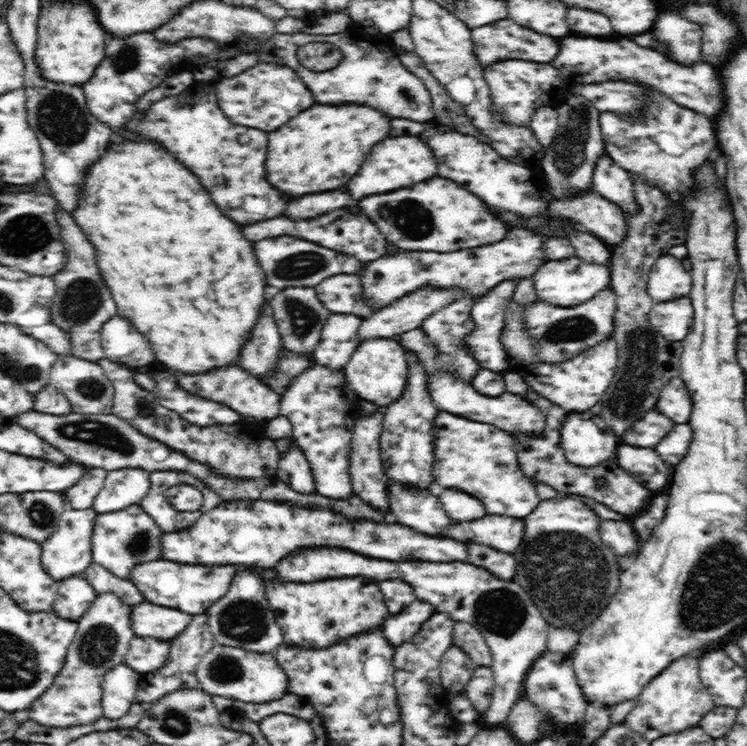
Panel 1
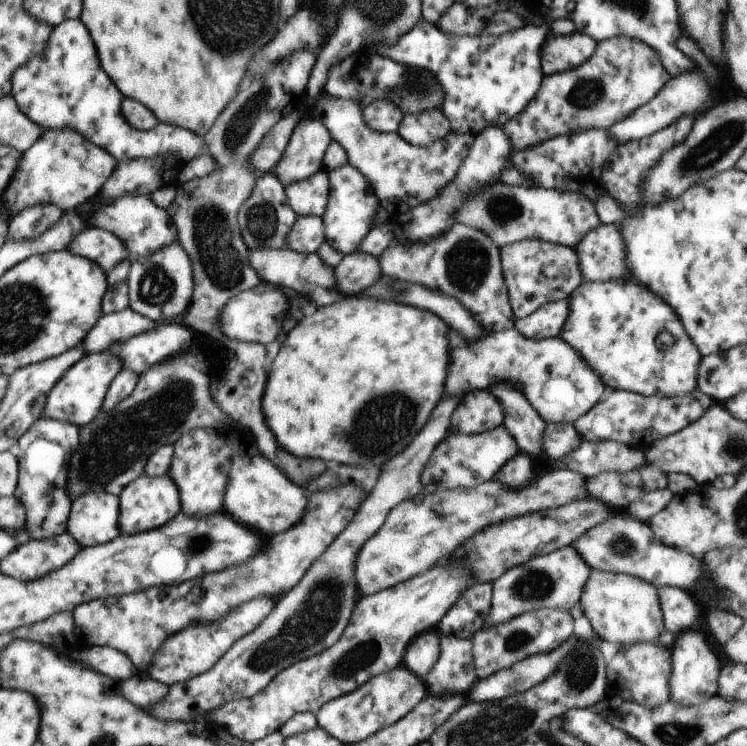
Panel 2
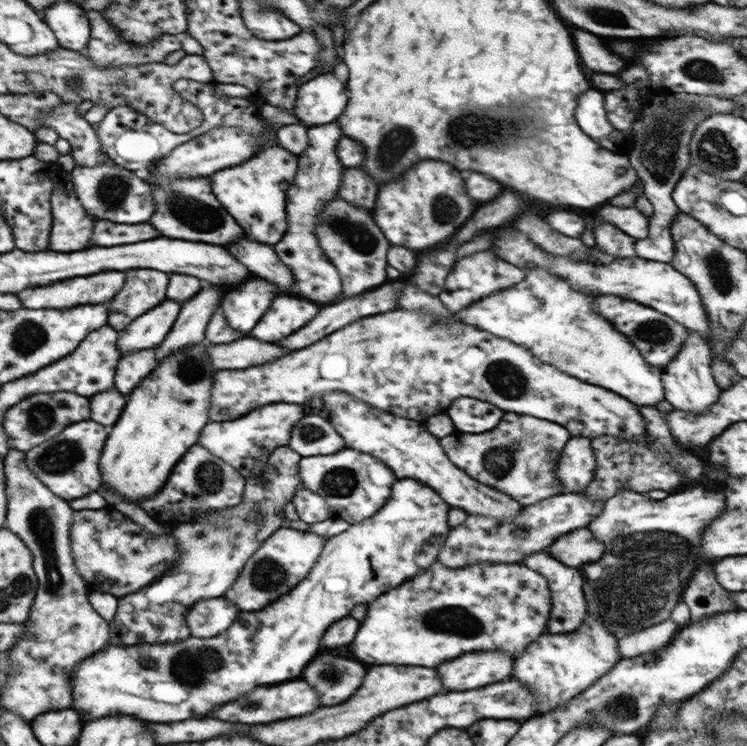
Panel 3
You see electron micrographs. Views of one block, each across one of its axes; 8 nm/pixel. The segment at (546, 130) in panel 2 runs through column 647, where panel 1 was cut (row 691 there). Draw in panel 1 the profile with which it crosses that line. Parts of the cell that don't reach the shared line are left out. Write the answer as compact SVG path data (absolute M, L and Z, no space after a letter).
M98 594L86 614L77 621L78 630L70 643L67 656L54 684L28 708L29 719L42 726L70 728L86 726L102 718L102 686L104 674L125 663L134 632L131 625L131 606L112 594Z

